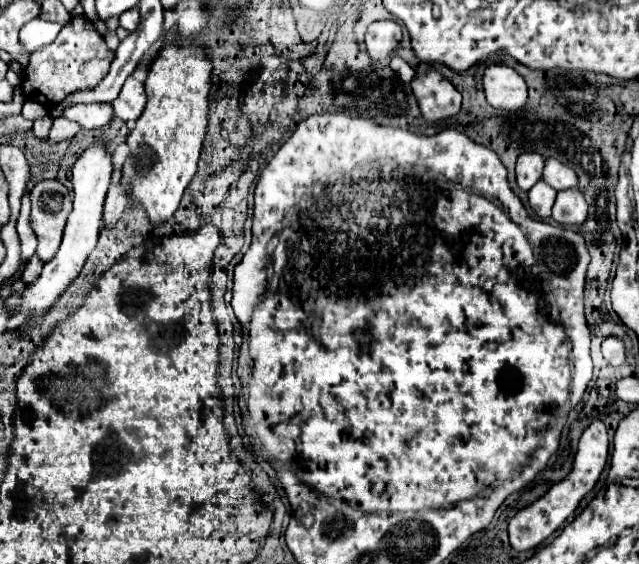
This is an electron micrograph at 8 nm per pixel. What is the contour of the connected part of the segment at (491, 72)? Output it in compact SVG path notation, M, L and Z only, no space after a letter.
M500 63L490 65L484 71L484 93L494 109L518 111L528 101L526 81L512 69Z

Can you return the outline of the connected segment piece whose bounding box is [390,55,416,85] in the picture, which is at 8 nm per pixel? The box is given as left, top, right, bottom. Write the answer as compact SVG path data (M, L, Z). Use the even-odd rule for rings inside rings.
M398 55L392 57L390 67L392 67L392 71L394 71L394 73L396 73L396 75L406 83L406 85L408 85L408 83L414 79L414 75L416 75L414 69L412 69L412 67L402 59L402 57L398 57Z

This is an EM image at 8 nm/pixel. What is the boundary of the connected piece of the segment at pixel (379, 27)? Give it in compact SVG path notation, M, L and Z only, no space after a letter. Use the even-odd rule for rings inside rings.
M374 21L366 31L366 49L372 61L388 59L402 39L402 27L396 21Z

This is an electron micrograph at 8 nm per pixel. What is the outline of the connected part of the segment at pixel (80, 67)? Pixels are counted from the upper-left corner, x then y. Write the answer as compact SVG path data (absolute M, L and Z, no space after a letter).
M74 15L52 45L46 45L30 55L26 71L22 71L20 89L26 99L36 99L38 103L52 107L76 91L96 87L106 77L112 59L114 51L106 47L106 41L94 29L94 23L86 15Z

